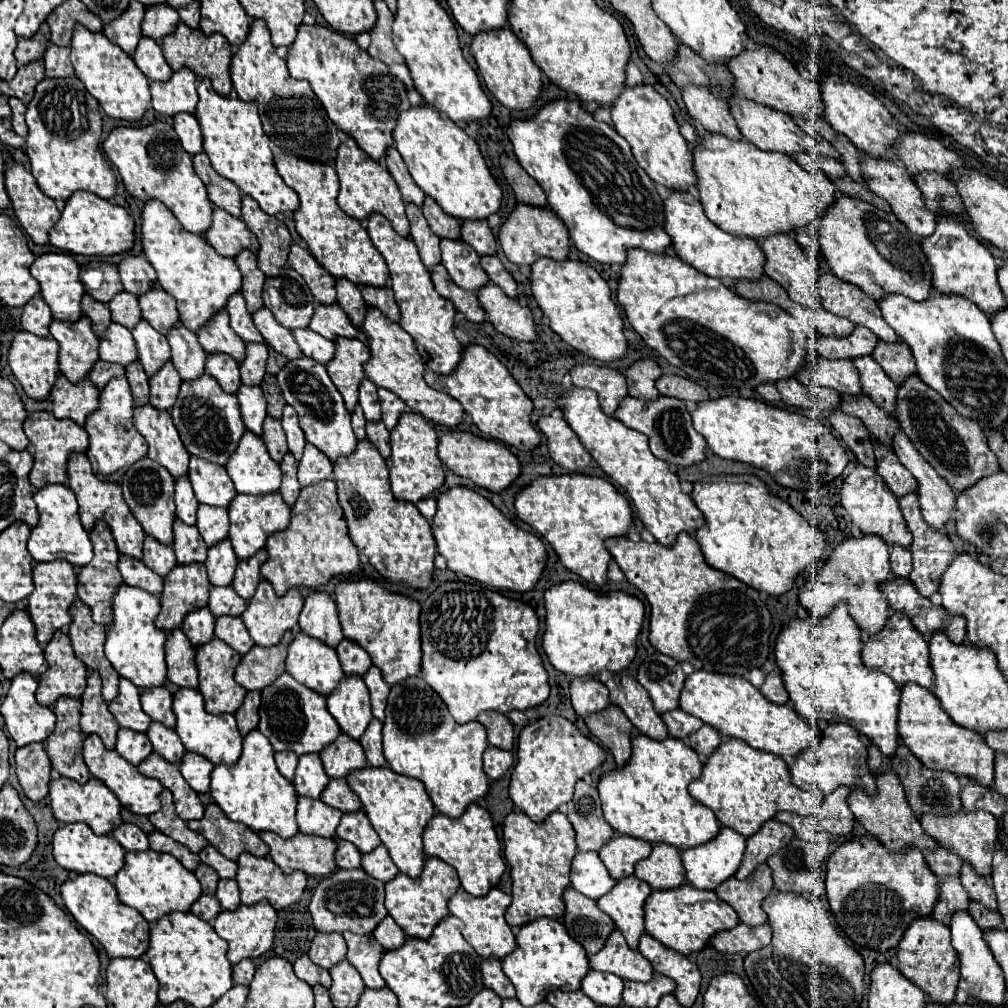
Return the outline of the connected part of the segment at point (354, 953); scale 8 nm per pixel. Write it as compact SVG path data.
M350 931L342 933L348 945L346 959L356 967L356 971L362 975L366 987L378 989L384 987L384 979L378 973L378 963L384 955L384 947L374 939L374 935L356 935Z

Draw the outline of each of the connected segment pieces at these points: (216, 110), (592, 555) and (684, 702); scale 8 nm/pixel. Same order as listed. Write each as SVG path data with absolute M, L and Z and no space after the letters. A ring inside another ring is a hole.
M206 77L198 85L198 95L200 101L196 105L196 119L202 129L204 151L208 153L216 173L238 185L242 193L254 197L262 211L268 215L294 211L298 207L298 195L294 189L288 189L288 185L282 183L274 167L274 155L270 151L270 141L262 129L256 103L218 95L210 87L210 79Z
M584 473L538 477L530 485L518 489L514 509L524 523L552 545L564 567L594 585L606 583L610 553L604 539L626 535L632 521L632 509L626 497L610 481Z
M694 671L686 677L680 693L680 709L716 727L726 737L744 739L748 745L778 757L796 757L816 743L812 725L788 705L770 703L750 681L738 675Z

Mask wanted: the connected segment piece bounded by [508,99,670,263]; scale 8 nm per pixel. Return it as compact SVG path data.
M554 99L542 105L530 119L514 119L508 125L508 137L520 165L542 185L548 207L562 217L572 243L598 263L624 263L626 249L640 247L652 253L664 253L670 245L664 233L664 209L654 181L638 167L630 145L612 125L596 121L590 111L574 99Z

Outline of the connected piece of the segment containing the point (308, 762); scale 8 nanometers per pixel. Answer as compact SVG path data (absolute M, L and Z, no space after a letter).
M318 753L300 755L298 767L296 767L296 777L292 783L294 783L298 795L314 797L314 799L320 795L320 791L328 783L328 775L324 775L324 767L320 763Z

